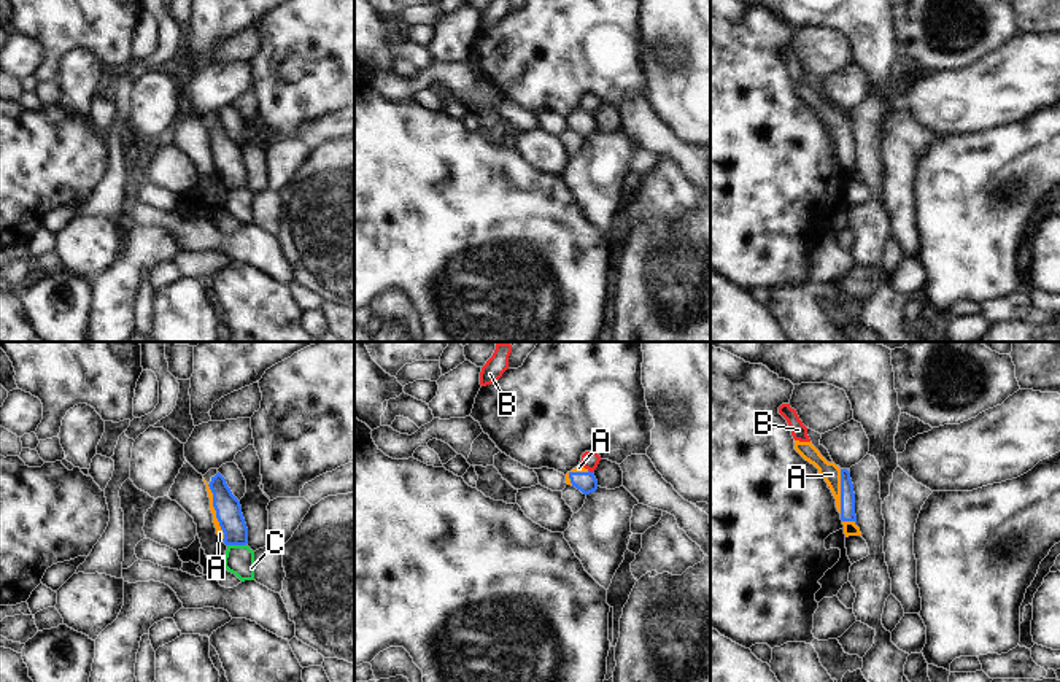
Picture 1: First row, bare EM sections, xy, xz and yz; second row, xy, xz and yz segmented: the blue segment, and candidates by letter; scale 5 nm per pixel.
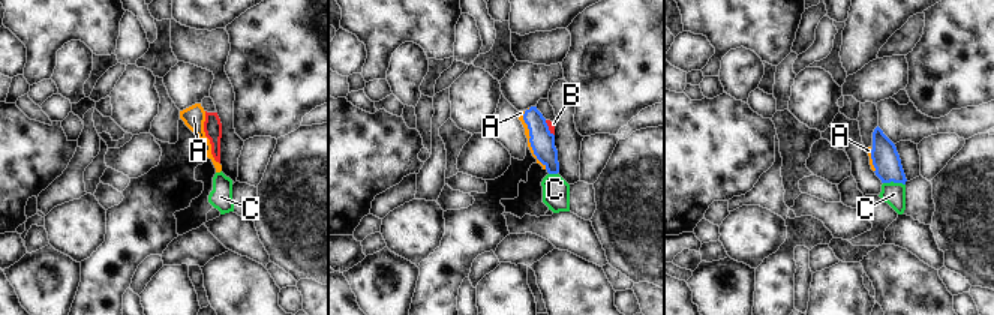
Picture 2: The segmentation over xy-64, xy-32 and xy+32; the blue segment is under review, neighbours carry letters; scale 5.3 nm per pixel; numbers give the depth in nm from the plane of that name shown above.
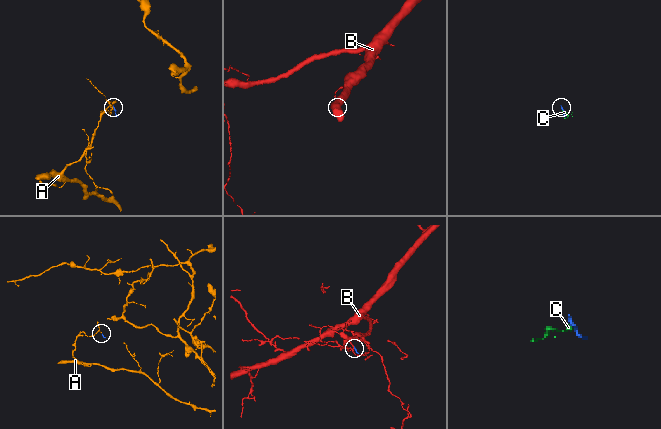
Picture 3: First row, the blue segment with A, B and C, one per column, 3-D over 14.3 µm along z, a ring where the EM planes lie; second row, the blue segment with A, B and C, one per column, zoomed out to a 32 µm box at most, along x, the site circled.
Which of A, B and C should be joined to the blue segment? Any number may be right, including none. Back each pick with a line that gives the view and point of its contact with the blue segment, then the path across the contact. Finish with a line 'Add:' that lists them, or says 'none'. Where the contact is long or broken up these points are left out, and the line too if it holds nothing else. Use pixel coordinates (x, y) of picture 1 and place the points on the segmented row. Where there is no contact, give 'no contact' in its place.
A: contact xy (216, 512); way xy (228, 507), (216, 512), (220, 533)
Add: A

